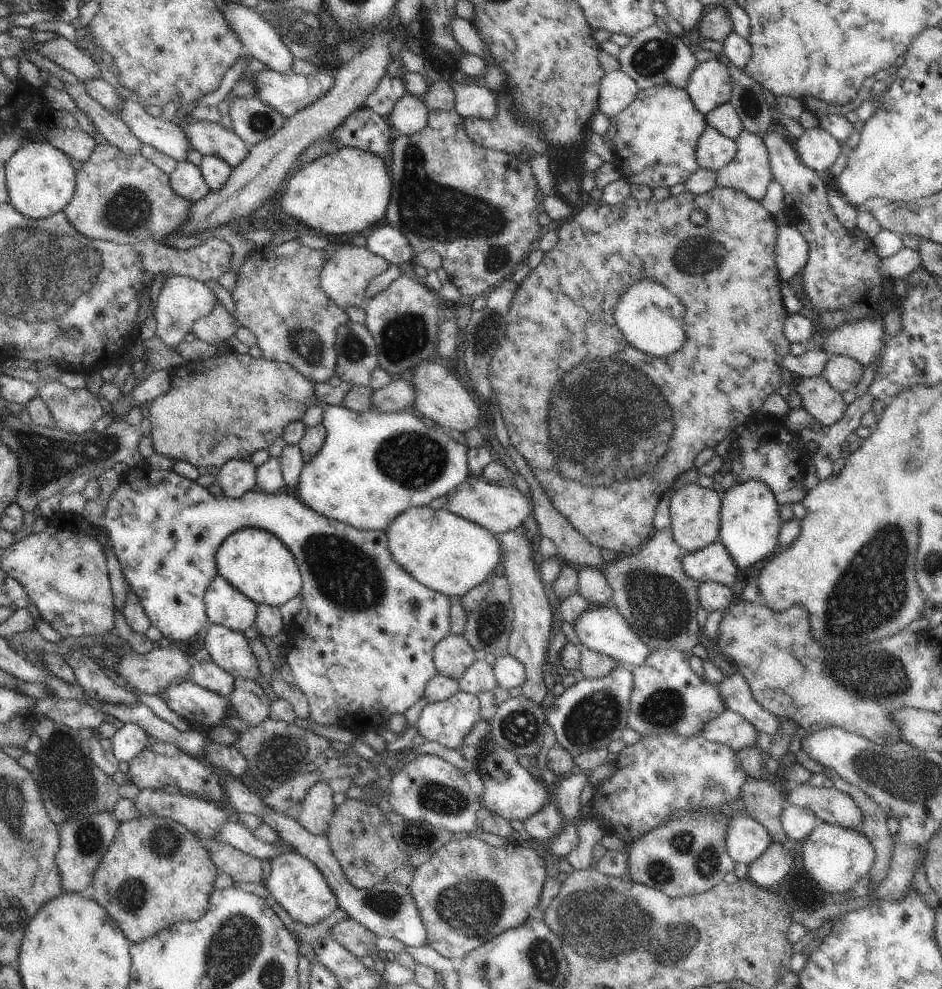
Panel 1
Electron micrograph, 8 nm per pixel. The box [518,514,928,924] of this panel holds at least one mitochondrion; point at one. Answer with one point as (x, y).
(873, 591)

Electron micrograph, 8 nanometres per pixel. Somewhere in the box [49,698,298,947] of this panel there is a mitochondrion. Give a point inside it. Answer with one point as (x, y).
(89, 837)

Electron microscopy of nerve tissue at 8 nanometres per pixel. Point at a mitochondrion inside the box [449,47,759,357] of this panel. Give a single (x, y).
(700, 253)

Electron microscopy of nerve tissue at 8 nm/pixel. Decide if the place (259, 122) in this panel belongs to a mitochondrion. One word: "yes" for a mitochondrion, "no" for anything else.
yes

